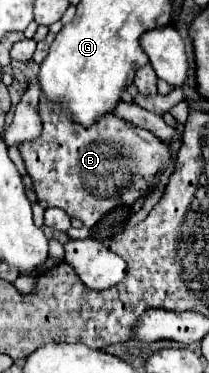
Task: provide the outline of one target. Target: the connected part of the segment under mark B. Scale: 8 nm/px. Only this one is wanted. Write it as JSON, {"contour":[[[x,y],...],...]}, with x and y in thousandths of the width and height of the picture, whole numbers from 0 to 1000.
{"contour":[[[196,263],[187,311],[206,327],[196,365],[91,386],[129,461],[158,477],[177,536],[206,558],[273,552],[311,563],[426,611],[522,563],[627,552],[703,504],[732,504],[818,418],[818,397],[722,354],[531,306],[397,343],[292,290]]]}

